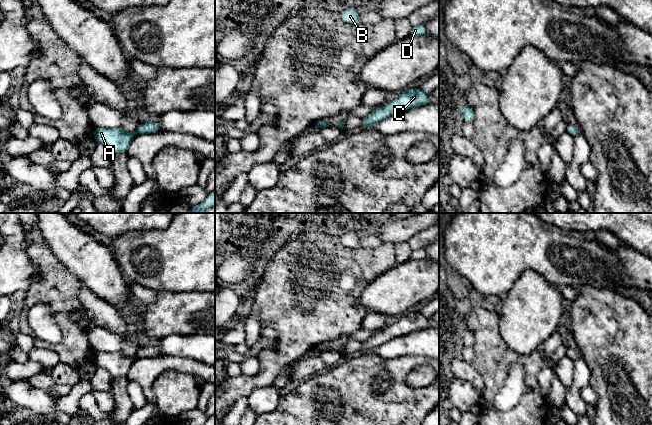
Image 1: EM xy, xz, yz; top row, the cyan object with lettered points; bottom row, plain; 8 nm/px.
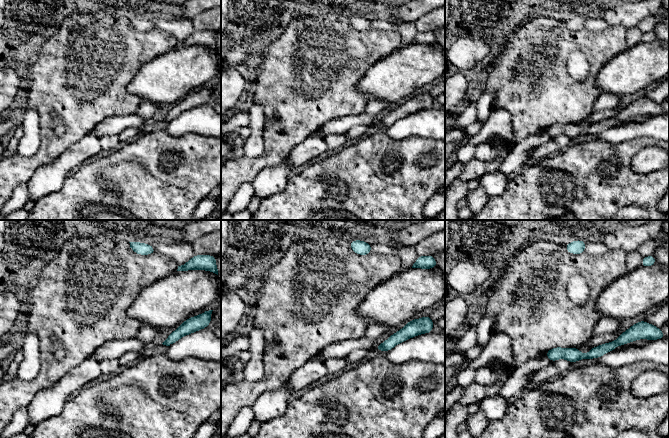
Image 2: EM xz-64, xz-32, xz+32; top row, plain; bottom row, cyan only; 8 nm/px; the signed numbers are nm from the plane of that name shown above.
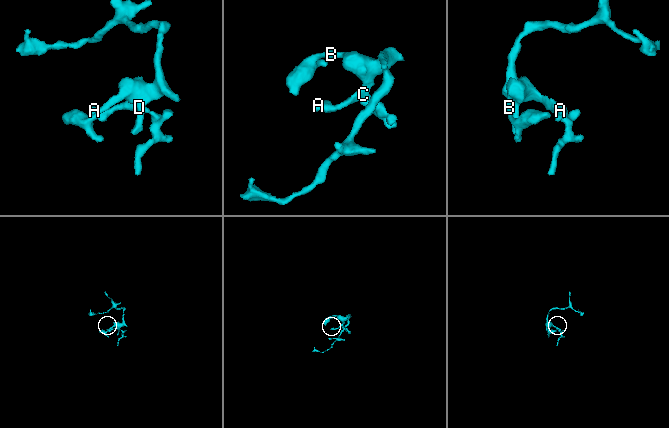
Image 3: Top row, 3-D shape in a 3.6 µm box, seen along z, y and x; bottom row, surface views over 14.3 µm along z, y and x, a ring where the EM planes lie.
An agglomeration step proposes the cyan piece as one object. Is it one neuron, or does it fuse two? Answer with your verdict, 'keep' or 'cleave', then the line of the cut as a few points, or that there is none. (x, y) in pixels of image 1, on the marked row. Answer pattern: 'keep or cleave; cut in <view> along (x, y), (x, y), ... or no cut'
keep; no cut

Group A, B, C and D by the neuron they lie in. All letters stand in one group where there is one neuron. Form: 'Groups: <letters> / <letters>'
Groups: A B C D

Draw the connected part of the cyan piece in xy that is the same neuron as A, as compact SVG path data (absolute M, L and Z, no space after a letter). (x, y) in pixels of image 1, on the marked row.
M148 122L138 126L134 132L127 132L123 128L95 127L94 138L96 143L105 144L112 154L127 153L127 150L136 134L157 133L160 122Z

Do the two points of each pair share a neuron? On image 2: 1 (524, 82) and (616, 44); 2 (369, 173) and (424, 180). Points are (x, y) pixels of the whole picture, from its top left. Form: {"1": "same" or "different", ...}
{"1": "same", "2": "same"}

